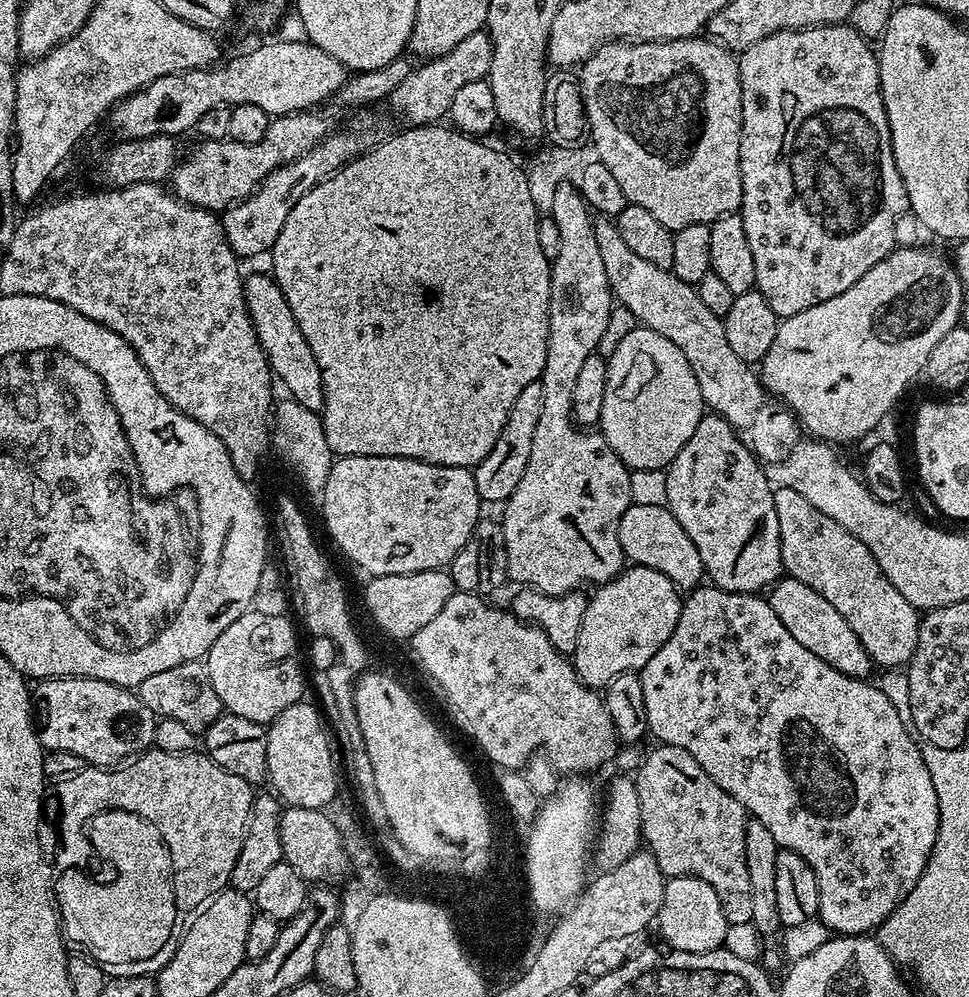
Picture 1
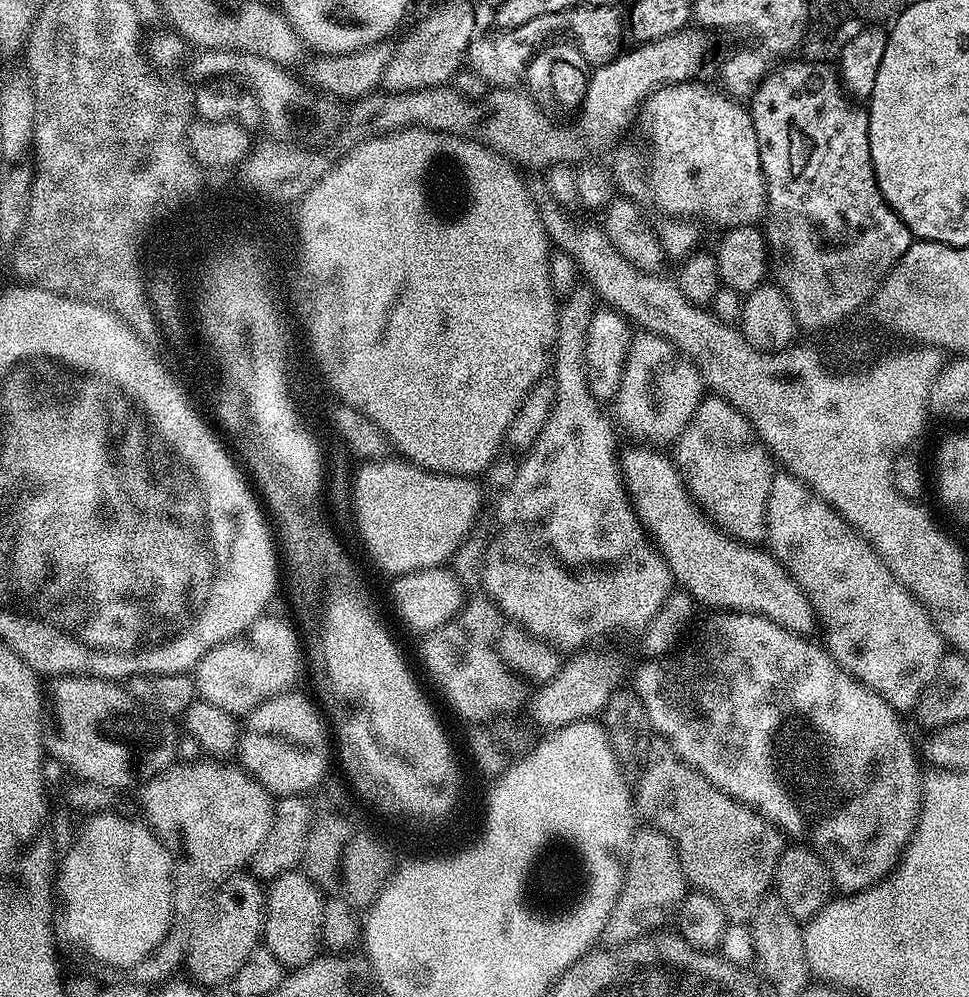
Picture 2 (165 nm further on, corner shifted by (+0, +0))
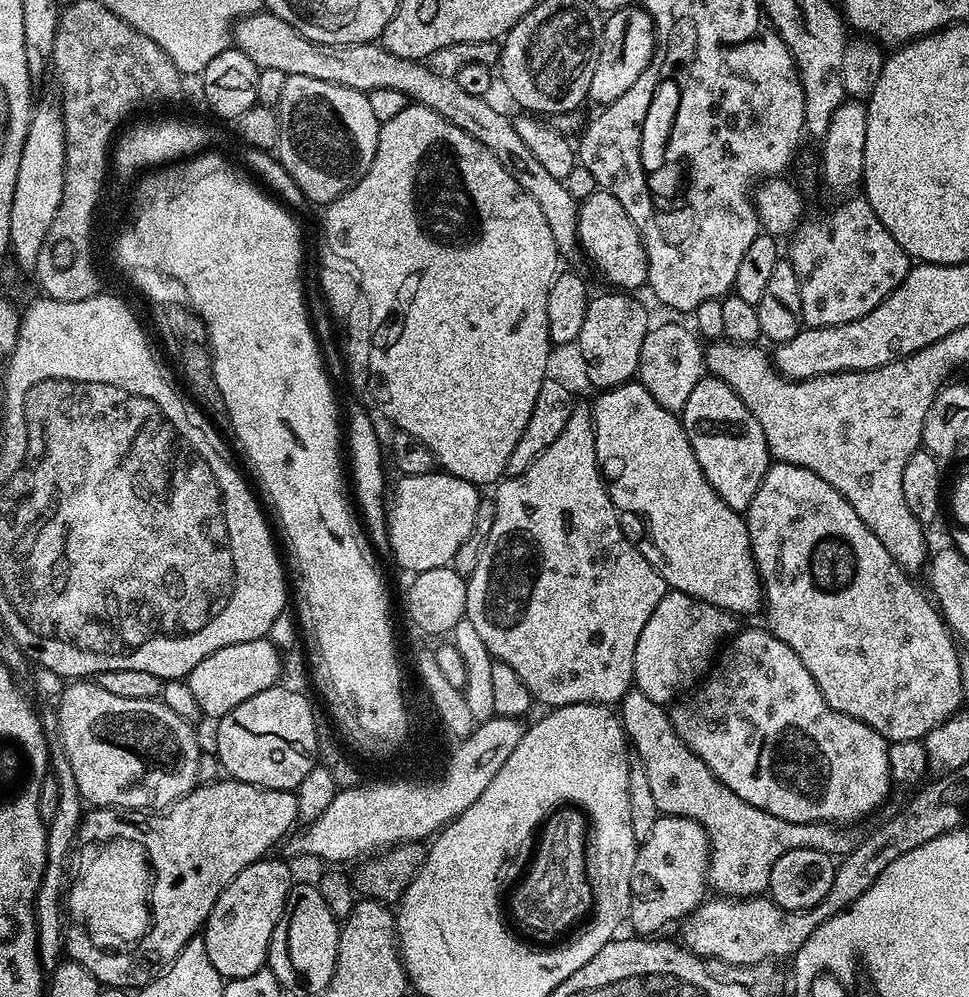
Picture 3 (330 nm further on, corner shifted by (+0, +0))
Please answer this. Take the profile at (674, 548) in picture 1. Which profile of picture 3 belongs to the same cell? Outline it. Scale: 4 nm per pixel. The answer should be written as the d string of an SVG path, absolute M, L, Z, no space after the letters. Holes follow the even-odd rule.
M668 591L662 602L654 606L654 614L650 614L634 650L632 678L635 691L668 706L681 694L695 689L709 675L721 651L725 636L722 629L716 628L720 624L719 618L718 609L713 604L685 592Z

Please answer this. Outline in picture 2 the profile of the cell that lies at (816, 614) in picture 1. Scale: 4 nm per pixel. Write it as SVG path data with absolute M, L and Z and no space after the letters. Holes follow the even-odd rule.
M636 446L640 448L628 448L623 449L622 455L619 457L620 462L620 475L624 477L624 489L628 491L628 498L632 501L632 509L636 512L636 519L641 521L646 529L647 535L654 541L655 547L658 549L664 561L670 566L672 571L672 579L683 591L687 592L693 600L696 601L697 605L703 606L704 604L708 607L708 610L723 610L726 612L752 612L756 616L765 616L770 622L774 622L778 626L782 626L786 630L790 630L794 634L803 636L805 638L811 637L817 631L818 625L816 623L816 615L814 610L810 606L810 602L806 598L806 594L798 586L798 582L794 582L794 578L789 572L785 570L782 565L776 561L775 556L772 555L771 551L765 550L763 547L756 544L745 544L742 540L734 540L728 533L716 527L711 520L705 516L702 509L692 499L688 488L684 485L684 479L680 477L680 471L676 469L676 461L671 455L668 456L667 451L661 450L656 446Z

